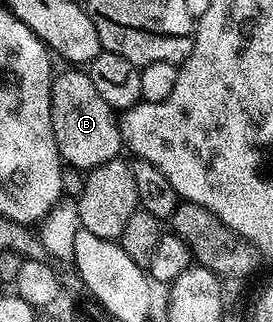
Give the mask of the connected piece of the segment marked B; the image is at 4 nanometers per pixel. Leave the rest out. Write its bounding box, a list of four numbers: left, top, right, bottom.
[51,67,124,171]

